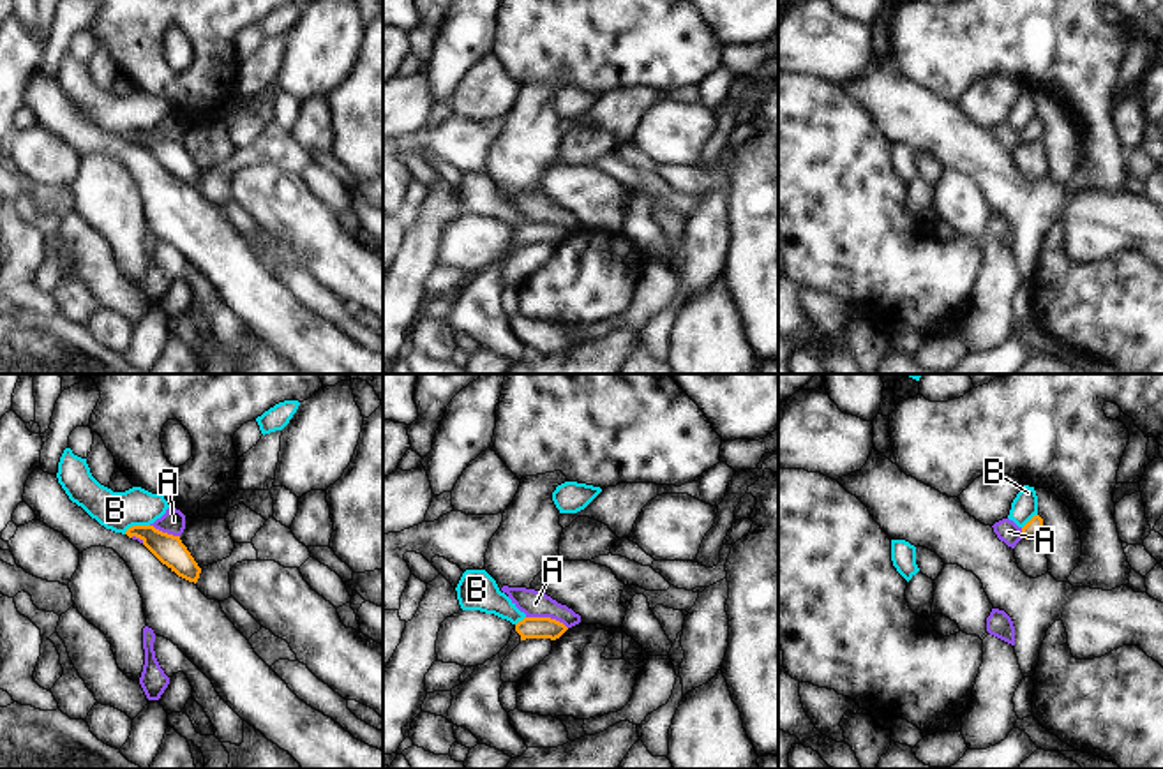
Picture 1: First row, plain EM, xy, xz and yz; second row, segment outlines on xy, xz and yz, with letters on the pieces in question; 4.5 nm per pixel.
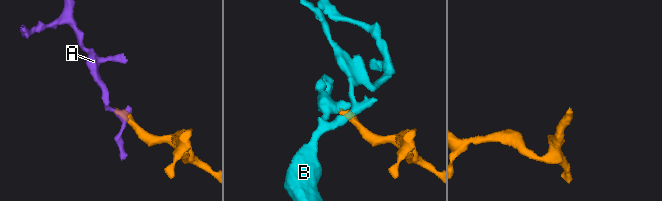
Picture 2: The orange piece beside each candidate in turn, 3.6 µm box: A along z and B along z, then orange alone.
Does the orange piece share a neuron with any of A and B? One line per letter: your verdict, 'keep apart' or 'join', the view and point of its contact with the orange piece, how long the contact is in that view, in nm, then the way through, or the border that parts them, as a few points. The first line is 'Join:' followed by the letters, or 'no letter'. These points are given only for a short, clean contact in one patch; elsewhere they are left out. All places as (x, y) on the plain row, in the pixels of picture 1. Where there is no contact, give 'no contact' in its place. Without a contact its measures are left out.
Join: no letter
A: keep apart | xz (547, 223) | 200 nm | along xz (526, 221), (549, 221), (567, 233)
B: keep apart | xy (136, 131) | 130 nm | along xy (149, 129), (133, 129), (124, 138)

